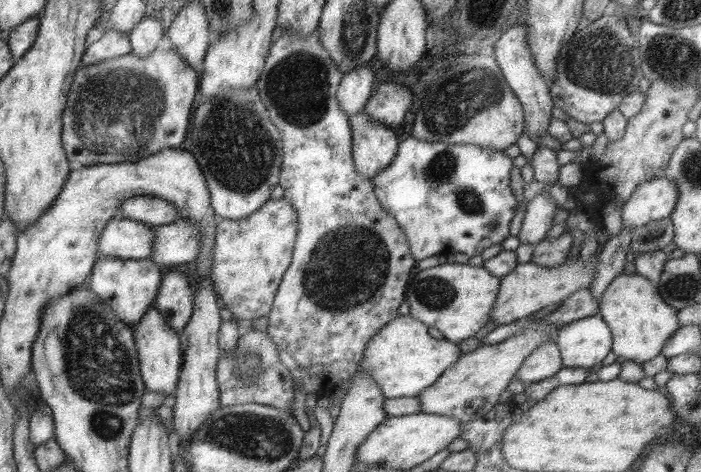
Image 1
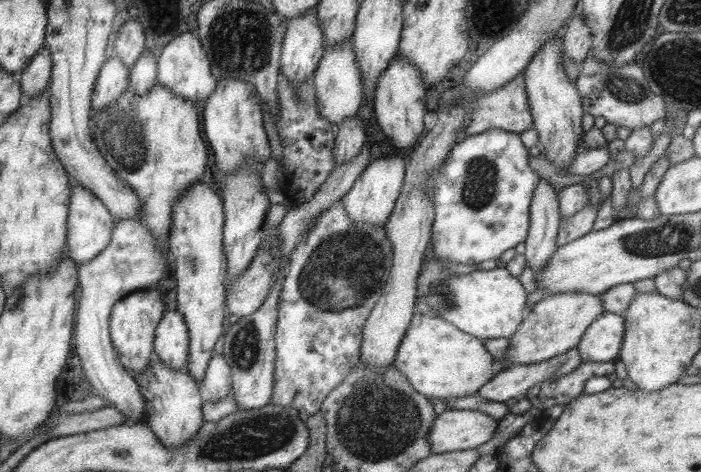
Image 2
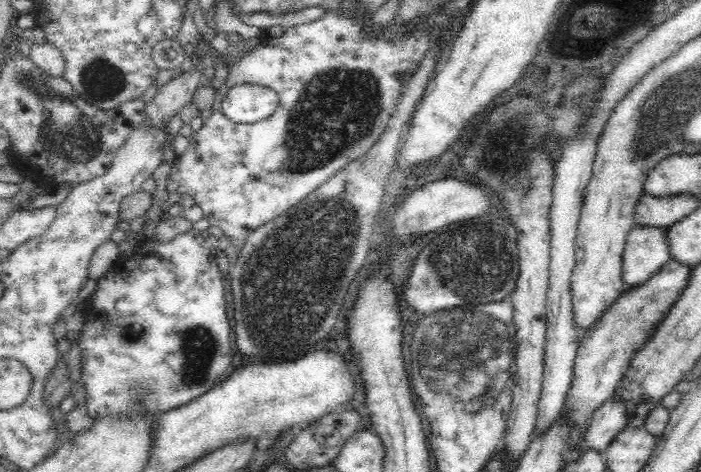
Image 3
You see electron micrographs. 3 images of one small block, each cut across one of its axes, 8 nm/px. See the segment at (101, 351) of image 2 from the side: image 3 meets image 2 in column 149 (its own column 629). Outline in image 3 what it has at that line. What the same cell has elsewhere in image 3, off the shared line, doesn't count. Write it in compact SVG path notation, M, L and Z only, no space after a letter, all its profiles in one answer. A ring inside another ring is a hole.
M636 223L626 240L622 254L622 278L627 288L644 284L660 268L673 262L666 229Z

